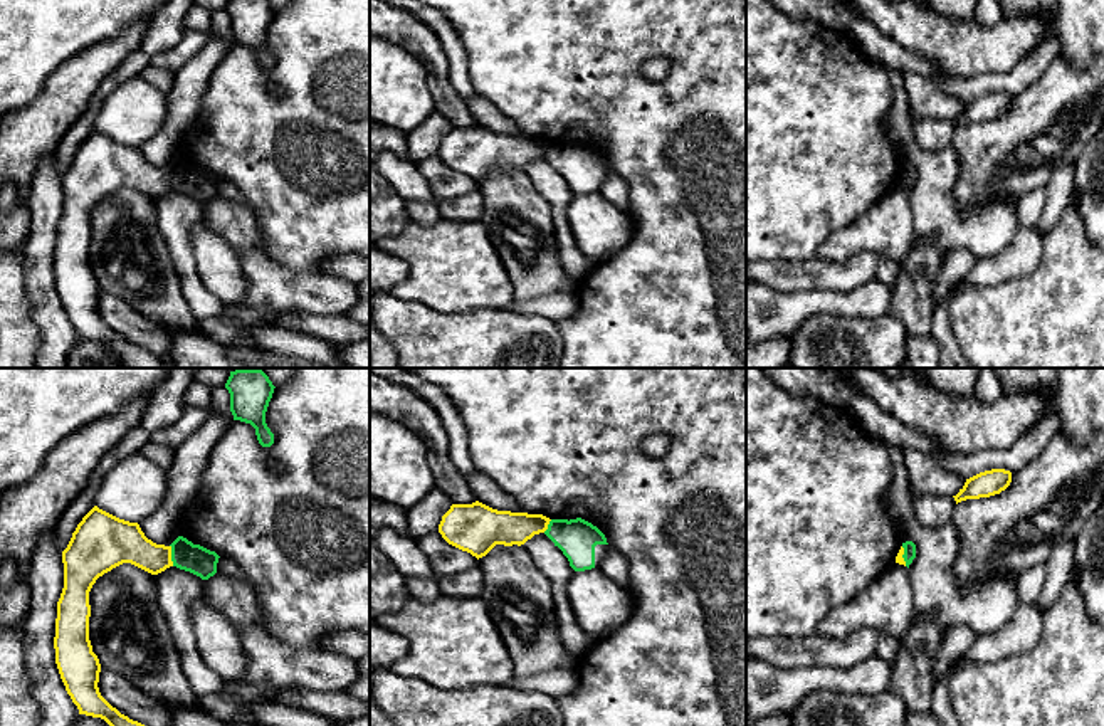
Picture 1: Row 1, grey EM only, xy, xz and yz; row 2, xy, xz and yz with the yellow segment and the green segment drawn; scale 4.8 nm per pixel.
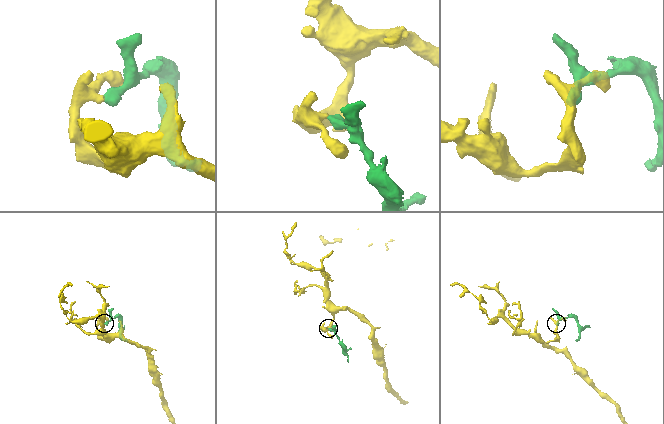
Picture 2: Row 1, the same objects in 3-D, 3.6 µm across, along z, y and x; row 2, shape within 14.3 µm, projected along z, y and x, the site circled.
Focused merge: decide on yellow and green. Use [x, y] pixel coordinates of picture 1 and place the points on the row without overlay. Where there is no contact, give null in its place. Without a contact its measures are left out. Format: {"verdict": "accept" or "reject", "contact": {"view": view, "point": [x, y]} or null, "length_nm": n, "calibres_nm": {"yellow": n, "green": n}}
{"verdict": "reject", "contact": {"view": "xy", "point": [170, 178]}, "length_nm": 110, "calibres_nm": {"yellow": 220, "green": 140}}

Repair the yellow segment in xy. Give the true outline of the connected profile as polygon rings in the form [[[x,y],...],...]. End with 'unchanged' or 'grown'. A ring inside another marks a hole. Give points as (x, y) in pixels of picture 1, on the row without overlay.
[[[94,129],[77,148],[62,175],[64,212],[57,225],[55,287],[79,338],[104,343],[126,368],[173,368],[148,350],[129,343],[99,316],[101,287],[89,264],[89,215],[113,192],[131,187],[151,198],[173,190],[171,170],[156,168],[138,146]]]; unchanged

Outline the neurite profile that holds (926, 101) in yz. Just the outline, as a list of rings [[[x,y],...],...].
[[[904,72],[904,87],[914,121],[956,119],[966,106],[965,101],[941,91],[934,82],[914,72]]]

